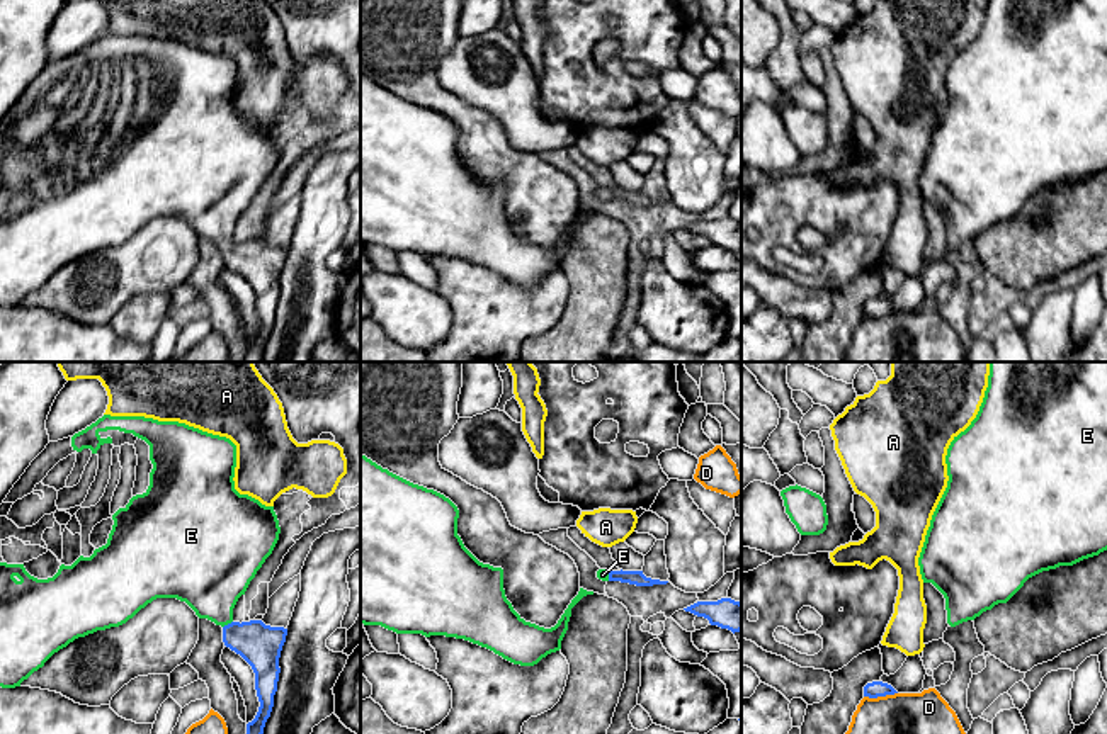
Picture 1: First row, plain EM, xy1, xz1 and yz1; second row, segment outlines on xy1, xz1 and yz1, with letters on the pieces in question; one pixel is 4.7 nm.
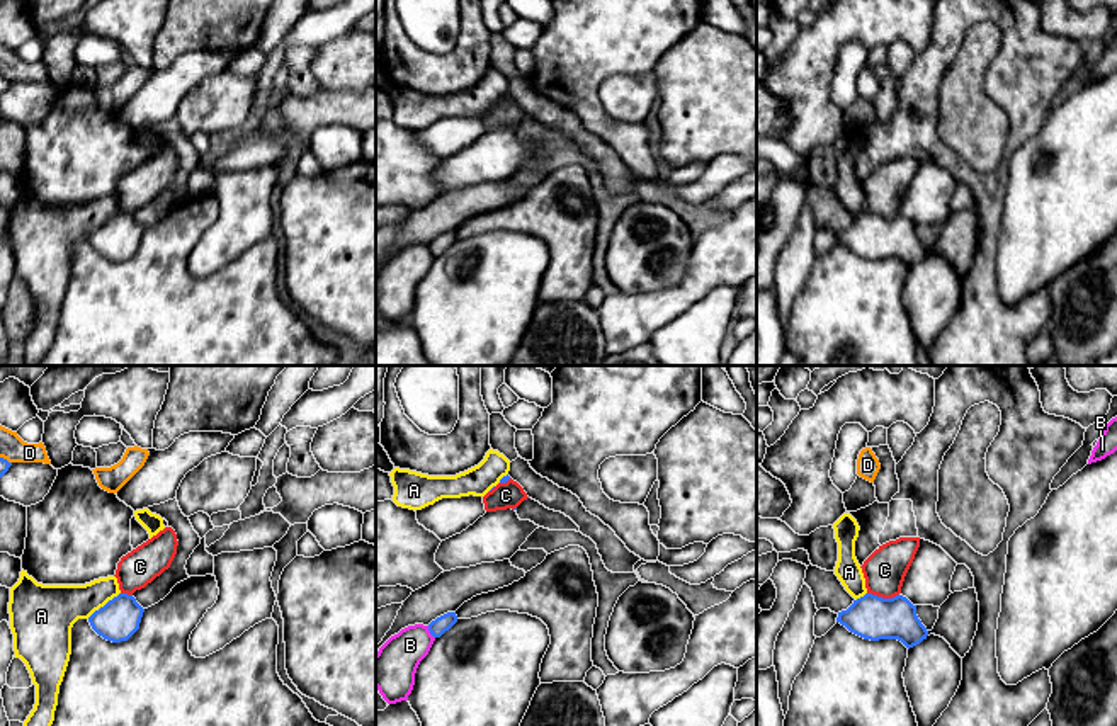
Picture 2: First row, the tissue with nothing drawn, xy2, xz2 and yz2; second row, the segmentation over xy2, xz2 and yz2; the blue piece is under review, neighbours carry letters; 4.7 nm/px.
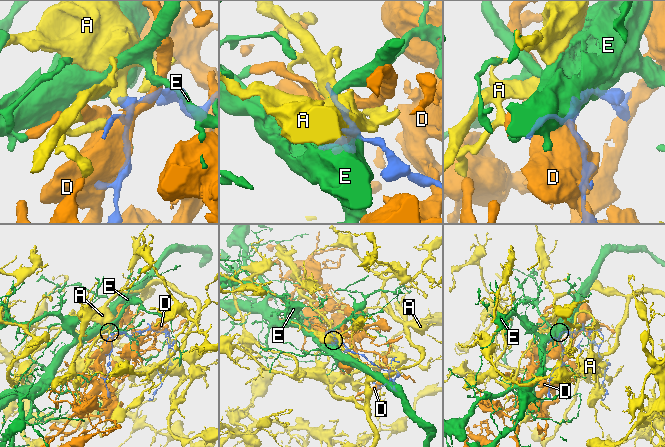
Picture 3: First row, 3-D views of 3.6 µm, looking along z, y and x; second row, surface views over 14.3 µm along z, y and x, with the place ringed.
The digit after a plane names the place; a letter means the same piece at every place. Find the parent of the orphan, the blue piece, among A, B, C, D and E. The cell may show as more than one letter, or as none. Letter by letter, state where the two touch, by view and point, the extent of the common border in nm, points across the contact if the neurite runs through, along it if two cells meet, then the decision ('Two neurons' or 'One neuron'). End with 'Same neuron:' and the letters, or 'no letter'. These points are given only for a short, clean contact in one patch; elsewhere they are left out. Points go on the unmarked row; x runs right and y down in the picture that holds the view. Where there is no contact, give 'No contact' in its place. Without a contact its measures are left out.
A: Touches blue at xy2 (104, 225). Shared border 200 nm. Two neurons
B: Touches blue at xz2 (430, 252). Shared border 70 nm. Boundary: xz2 (427, 245), (434, 257). Two neurons
C: Touches blue at yz2 (881, 216). Shared border 150 nm. Boundary: yz2 (867, 211), (878, 216), (898, 215). Two neurons
D: Touches blue at yz1 (879, 315). Shared border 160 nm. Two neurons
E: Touches blue at xy1 (228, 243). Shared border 60 nm. Path across: xy1 (259, 264), (242, 257), (228, 243), (215, 221), (210, 194). One neuron
Same neuron: E

